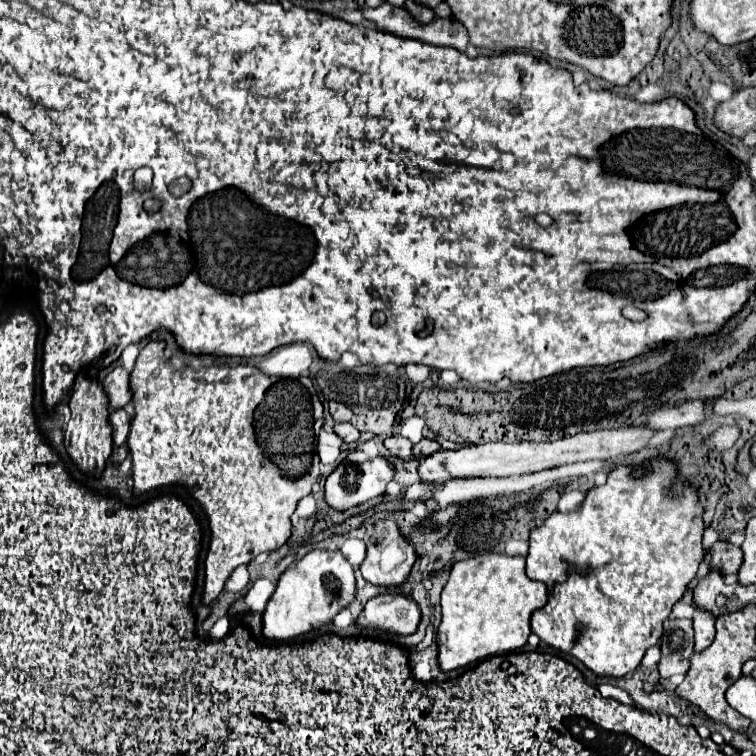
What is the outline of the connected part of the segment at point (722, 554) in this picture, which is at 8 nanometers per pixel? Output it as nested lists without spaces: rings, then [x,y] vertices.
[[[716,542],[710,548],[710,568],[720,570],[722,576],[736,574],[742,564],[742,550],[730,542]]]

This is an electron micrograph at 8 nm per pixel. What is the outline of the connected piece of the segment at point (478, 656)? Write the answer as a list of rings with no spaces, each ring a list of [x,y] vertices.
[[[476,554],[452,566],[450,578],[442,590],[442,622],[438,628],[438,666],[442,672],[462,668],[470,662],[484,660],[498,654],[520,650],[530,636],[530,616],[548,600],[544,582],[534,582],[524,572],[524,558],[510,558],[506,554]]]

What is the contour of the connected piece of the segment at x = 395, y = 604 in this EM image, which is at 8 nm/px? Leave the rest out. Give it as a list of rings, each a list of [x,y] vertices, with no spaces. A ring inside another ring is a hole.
[[[390,592],[368,600],[366,608],[356,620],[356,626],[370,632],[410,636],[416,632],[418,622],[420,610],[416,602],[396,592]]]

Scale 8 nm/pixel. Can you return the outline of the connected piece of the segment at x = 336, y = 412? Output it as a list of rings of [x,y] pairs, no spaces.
[[[330,402],[330,414],[332,414],[334,422],[350,422],[350,418],[352,418],[352,410],[340,402]]]

